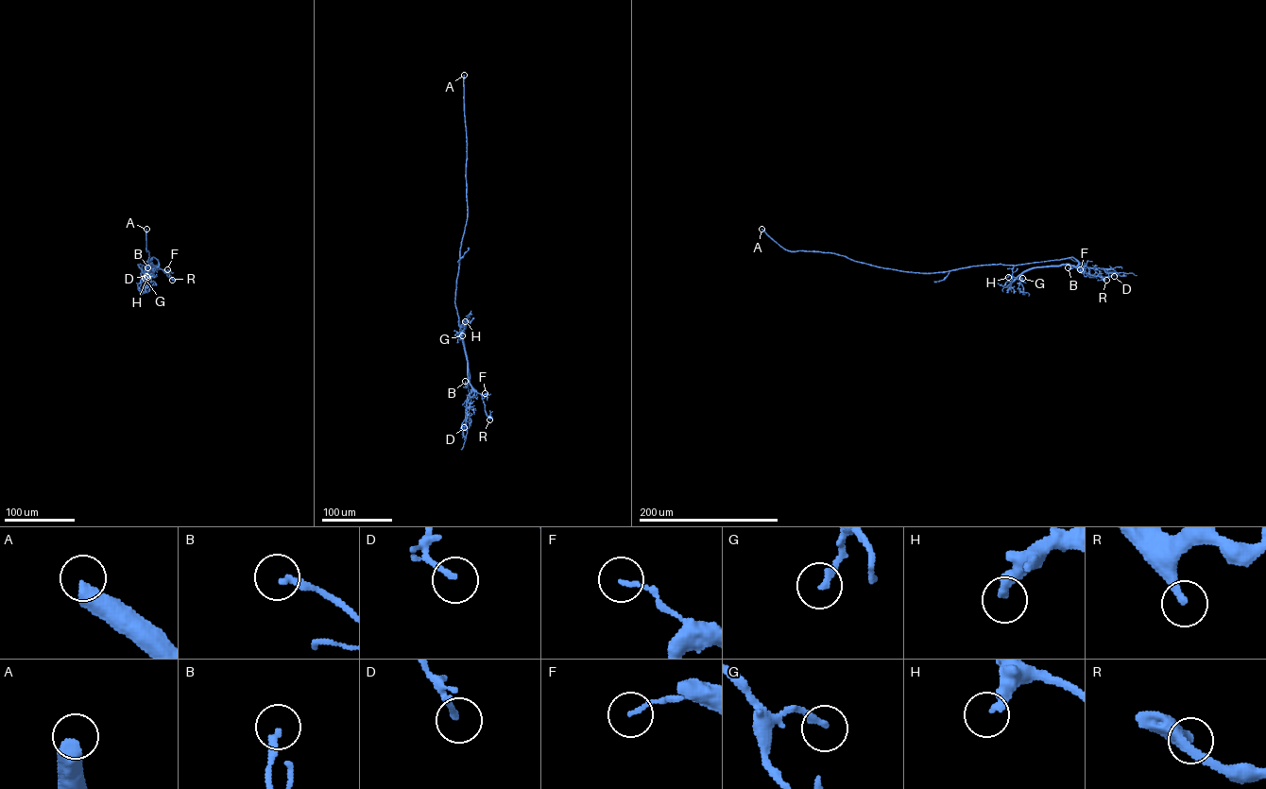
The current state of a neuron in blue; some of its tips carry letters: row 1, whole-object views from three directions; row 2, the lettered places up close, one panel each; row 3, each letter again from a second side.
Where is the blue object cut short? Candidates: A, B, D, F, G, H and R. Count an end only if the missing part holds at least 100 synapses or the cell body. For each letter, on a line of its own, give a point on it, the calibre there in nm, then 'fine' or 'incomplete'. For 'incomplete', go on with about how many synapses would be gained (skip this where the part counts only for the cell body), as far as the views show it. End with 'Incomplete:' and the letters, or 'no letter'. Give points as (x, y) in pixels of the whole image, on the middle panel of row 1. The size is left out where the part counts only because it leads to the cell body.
A: at (464, 75); 500 nm thick; incomplete; about 400 synapses
B: at (465, 381); 220 nm thick; fine
D: at (464, 427); 180 nm thick; fine
F: at (485, 393); 130 nm thick; fine
G: at (462, 335); 200 nm thick; fine
H: at (465, 321); 320 nm thick; fine
R: at (489, 420); 300 nm thick; incomplete
Incomplete: A, R

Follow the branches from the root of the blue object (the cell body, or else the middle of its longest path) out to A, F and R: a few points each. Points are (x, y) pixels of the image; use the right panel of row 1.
A: (966, 266), (932, 273), (906, 272), (857, 262), (834, 253), (789, 251), (761, 229)
F: (966, 266), (1017, 265), (1073, 257), (1080, 269)
R: (966, 266), (1017, 265), (1073, 257), (1082, 271), (1106, 280)

